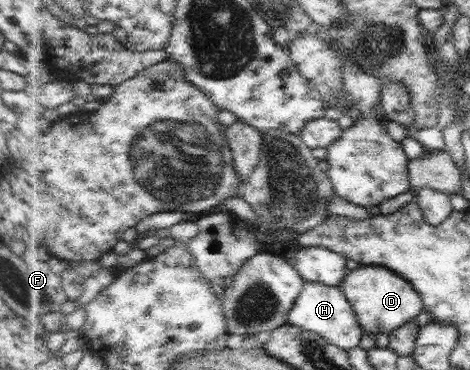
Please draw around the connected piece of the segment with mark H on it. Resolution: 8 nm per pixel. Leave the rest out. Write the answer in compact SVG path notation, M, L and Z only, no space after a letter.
M306 281L301 296L297 298L297 305L289 316L289 322L302 329L319 332L333 344L350 351L363 342L366 332L342 287L329 286L322 282Z

